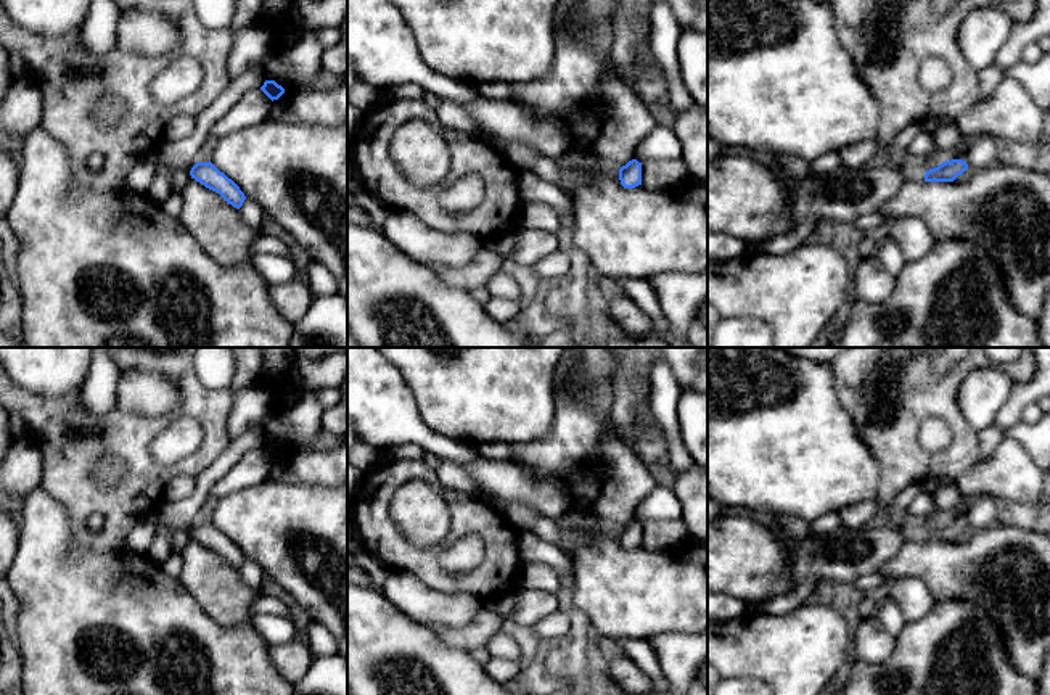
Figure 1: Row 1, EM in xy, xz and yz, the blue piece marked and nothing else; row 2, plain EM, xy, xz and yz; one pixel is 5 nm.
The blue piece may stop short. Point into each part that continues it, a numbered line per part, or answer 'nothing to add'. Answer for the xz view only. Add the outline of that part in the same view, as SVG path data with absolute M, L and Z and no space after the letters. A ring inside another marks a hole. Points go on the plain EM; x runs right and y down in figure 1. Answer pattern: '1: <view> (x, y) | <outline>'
nothing to add

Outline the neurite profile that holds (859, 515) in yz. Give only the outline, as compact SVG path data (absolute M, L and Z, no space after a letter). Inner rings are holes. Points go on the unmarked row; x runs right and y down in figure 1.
M860 502L839 512L843 526L859 529L876 521L880 507L875 502Z

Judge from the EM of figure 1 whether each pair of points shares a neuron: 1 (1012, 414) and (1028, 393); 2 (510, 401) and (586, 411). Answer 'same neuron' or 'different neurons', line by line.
1: same neuron
2: different neurons

